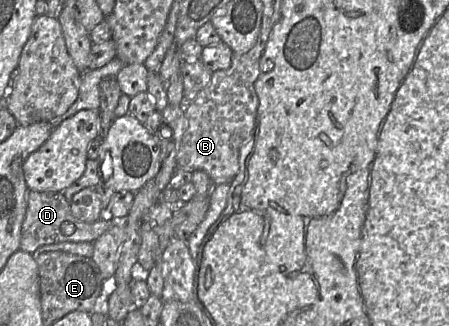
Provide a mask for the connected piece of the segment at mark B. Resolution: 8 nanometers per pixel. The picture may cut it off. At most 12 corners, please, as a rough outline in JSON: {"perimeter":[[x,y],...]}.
{"perimeter":[[259,59],[231,66],[184,109],[177,169],[230,184],[255,124]]}

